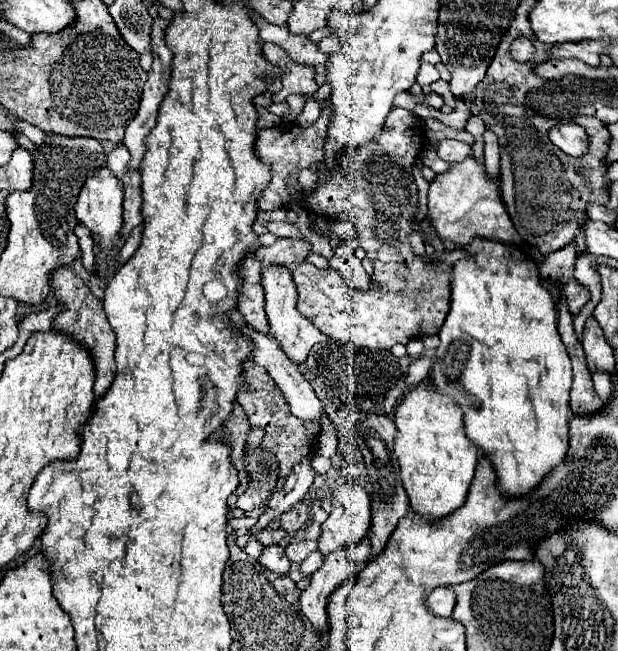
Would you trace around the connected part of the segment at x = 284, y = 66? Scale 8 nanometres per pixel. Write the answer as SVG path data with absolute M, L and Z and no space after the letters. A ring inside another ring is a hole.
M264 44L262 46L264 56L278 64L282 74L282 90L278 94L274 94L274 102L286 102L286 98L290 94L314 94L318 90L318 84L314 80L316 70L312 66L304 66L298 64L294 60L290 60L290 56L286 56L286 52L282 52L282 48L278 48L278 44Z

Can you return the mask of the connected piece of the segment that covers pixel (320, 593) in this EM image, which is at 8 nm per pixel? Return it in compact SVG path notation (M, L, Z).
M340 548L324 556L324 564L310 576L310 586L300 596L300 608L318 632L326 632L328 628L328 596L354 574L356 566L348 556L348 548Z

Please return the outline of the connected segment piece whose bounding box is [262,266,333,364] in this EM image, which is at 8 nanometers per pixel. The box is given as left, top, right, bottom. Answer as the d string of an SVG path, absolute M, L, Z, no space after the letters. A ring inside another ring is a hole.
M266 266L262 268L262 288L266 292L266 316L270 320L270 328L274 338L280 342L282 350L290 356L292 362L304 362L310 348L318 342L328 342L333 340L329 336L322 334L310 320L306 320L298 308L296 308L296 288L294 288L294 280L292 280L292 272L288 268L282 266Z

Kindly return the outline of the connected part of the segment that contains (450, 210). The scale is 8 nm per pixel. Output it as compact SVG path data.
M468 156L464 162L452 164L448 172L438 174L432 180L428 192L428 216L442 240L450 240L460 246L470 244L474 236L504 244L520 242L510 214L502 204L502 196L498 196L498 178L488 178L486 166L474 156Z

